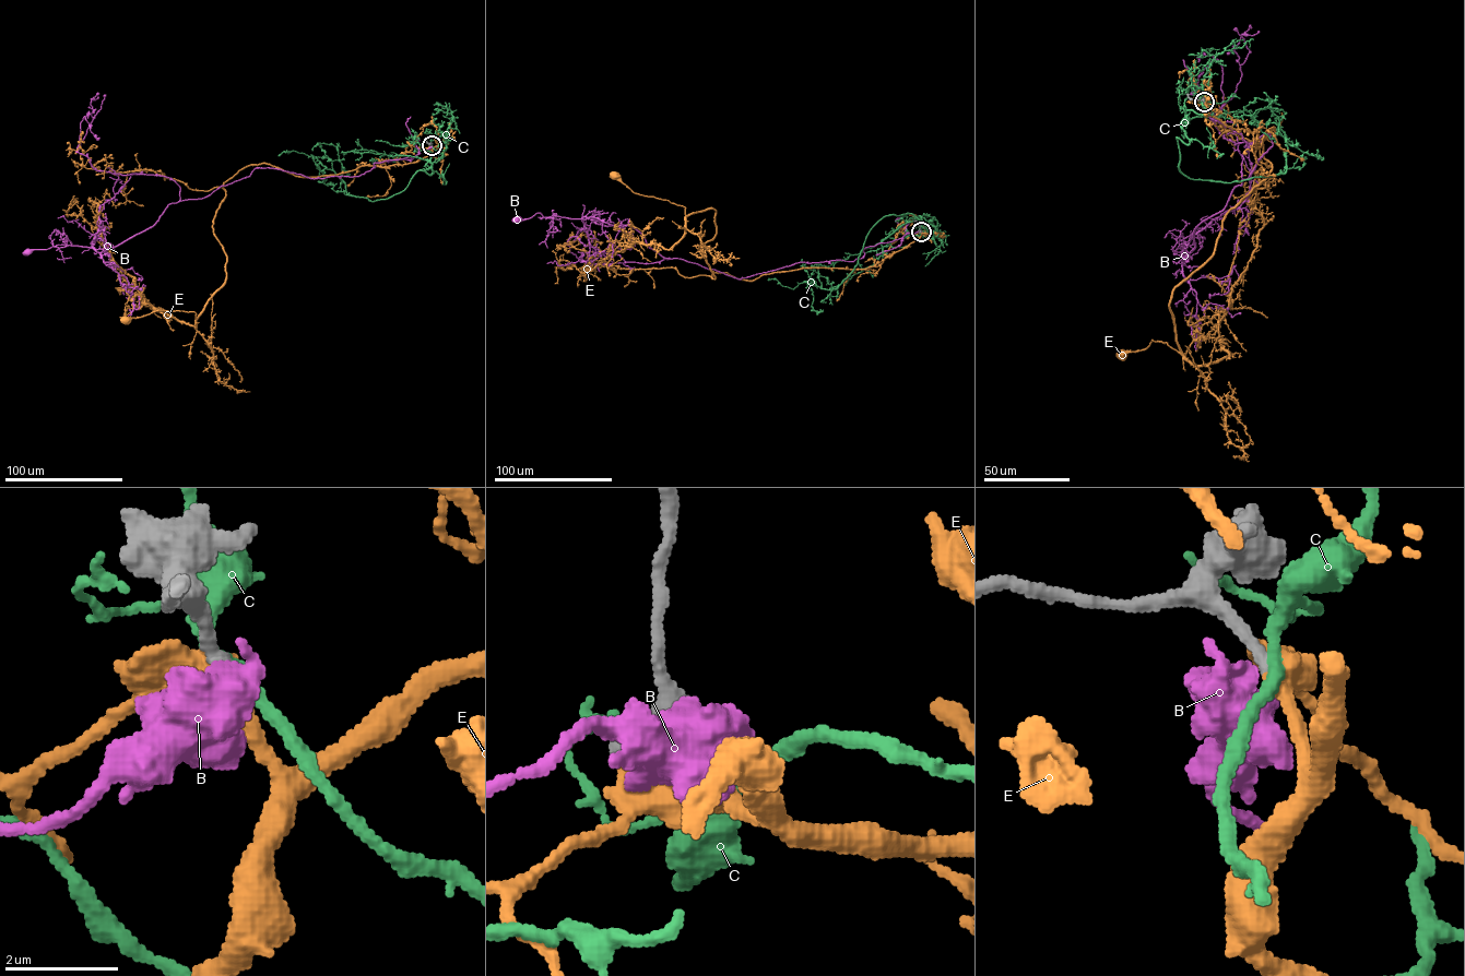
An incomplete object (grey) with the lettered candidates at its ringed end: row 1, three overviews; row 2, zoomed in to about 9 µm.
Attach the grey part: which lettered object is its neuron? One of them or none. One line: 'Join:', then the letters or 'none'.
Join: E

